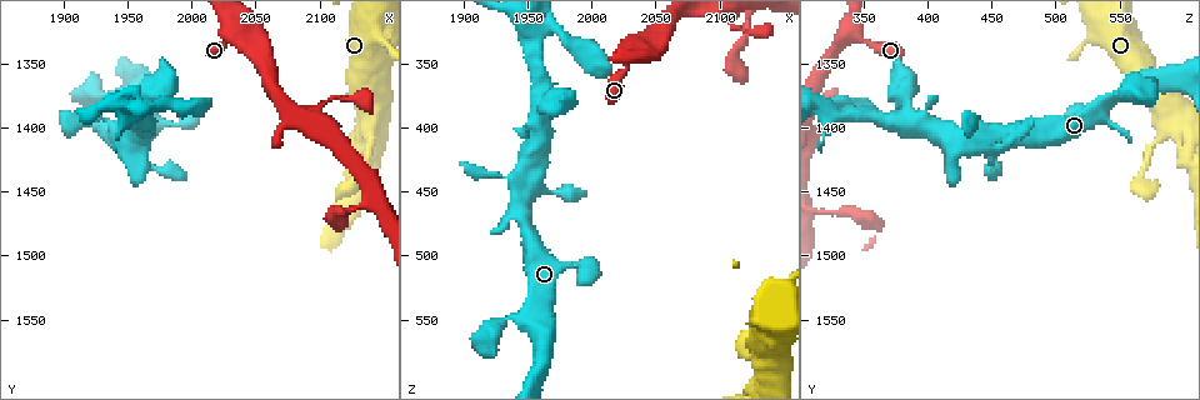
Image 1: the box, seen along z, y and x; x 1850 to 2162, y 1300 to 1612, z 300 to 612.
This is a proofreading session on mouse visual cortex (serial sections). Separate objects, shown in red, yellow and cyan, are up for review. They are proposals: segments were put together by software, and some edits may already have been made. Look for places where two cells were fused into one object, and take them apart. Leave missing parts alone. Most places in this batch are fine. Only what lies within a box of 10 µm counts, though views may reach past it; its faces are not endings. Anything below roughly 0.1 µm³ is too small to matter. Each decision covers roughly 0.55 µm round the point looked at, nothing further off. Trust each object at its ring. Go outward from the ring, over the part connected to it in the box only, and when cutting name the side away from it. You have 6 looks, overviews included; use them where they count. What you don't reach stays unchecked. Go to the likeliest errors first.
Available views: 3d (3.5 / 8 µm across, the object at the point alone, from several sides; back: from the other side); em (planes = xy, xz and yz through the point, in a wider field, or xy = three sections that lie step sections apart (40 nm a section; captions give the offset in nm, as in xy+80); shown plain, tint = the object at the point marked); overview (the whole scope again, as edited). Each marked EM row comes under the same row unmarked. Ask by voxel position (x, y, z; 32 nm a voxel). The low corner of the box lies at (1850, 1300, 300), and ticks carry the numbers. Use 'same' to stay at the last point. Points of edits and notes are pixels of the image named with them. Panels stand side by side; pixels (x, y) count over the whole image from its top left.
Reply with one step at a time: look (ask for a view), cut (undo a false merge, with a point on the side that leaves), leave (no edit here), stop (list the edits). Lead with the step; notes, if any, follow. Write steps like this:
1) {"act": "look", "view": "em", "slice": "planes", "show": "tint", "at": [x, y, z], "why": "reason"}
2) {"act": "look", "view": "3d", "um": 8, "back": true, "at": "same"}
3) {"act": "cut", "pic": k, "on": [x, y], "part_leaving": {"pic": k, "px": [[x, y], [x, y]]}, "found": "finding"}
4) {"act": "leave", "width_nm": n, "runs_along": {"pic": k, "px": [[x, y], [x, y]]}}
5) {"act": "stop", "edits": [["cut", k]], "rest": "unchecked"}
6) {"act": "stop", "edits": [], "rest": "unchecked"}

{"act": "look", "view": "3d", "um": 3.5, "at": [2030, 1324, 342], "why": "thin neck"}

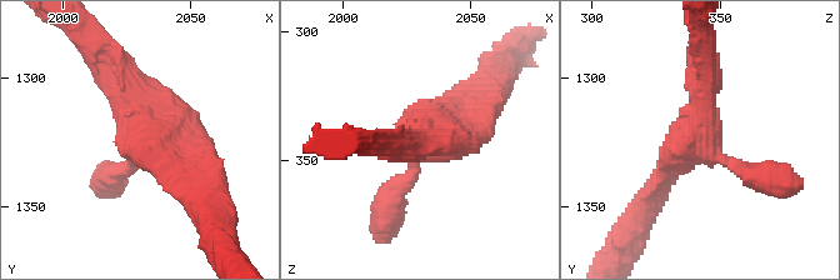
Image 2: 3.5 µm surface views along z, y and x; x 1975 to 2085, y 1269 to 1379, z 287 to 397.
{"act": "look", "view": "em", "slice": "xy", "step": 1, "show": "tint", "at": [2031, 1324, 344], "why": "shape alone is not enough"}

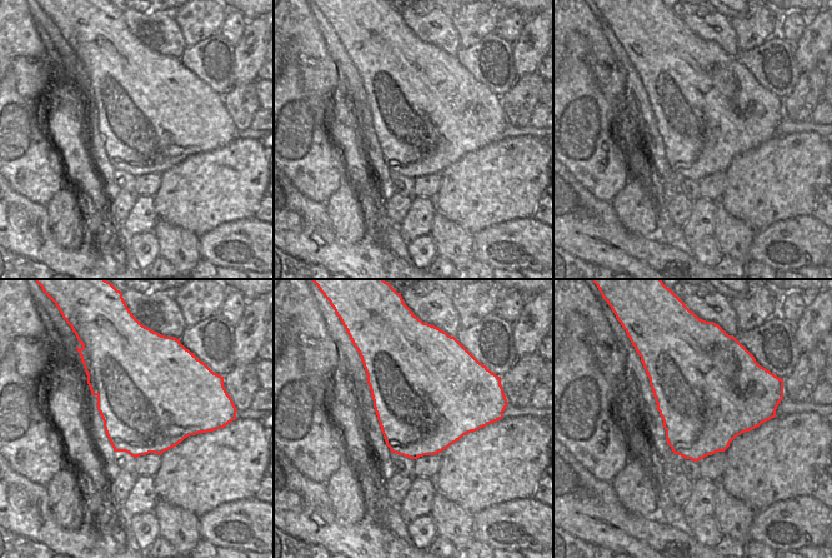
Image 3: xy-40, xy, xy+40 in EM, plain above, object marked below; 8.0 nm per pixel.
{"act": "leave", "runs_along": {"pic": 2, "px": [[390, 203], [421, 143], [475, 98]]}, "found": "all the same cell"}

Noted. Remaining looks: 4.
{"act": "look", "view": "3d", "um": 3.5, "at": [1998, 1396, 510], "why": "abrupt turn"}

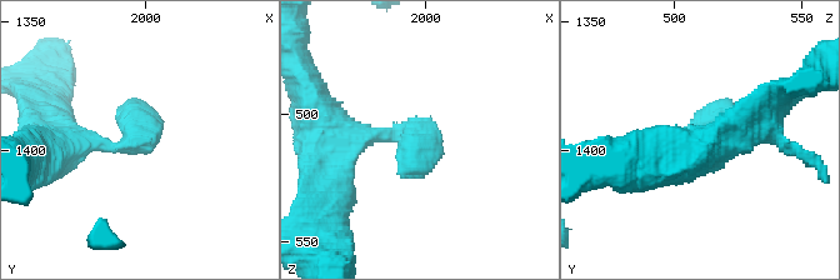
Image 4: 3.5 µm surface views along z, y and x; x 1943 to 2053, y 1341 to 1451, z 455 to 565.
{"act": "look", "view": "em", "slice": "xy", "step": 3, "show": "tint", "at": [1996, 1394, 510], "why": "shape alone is not enough"}

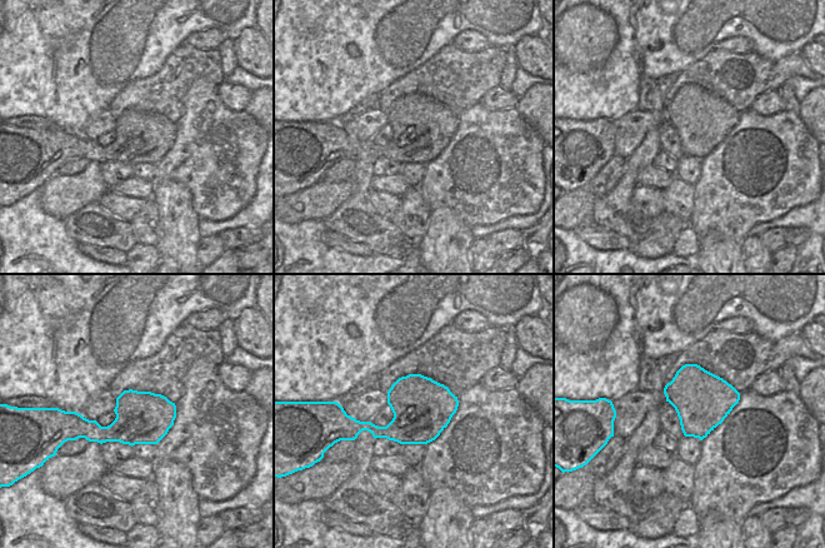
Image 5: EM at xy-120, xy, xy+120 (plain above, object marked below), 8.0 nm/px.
{"act": "leave", "runs_along": {"pic": 4, "px": [[50, 149], [128, 145], [139, 123], [120, 110]]}, "found": "one cell here"}

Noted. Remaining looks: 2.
{"act": "look", "view": "3d", "um": 8, "at": [1946, 1408, 466], "why": "calibre changes"}

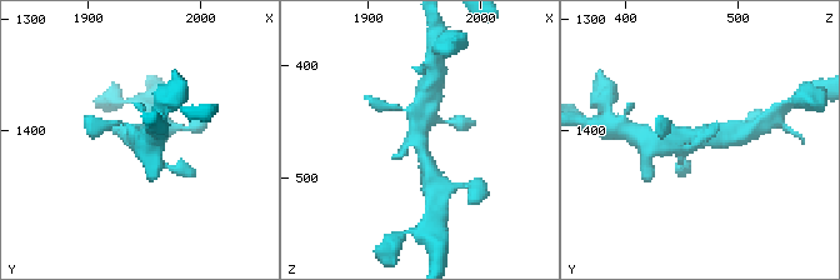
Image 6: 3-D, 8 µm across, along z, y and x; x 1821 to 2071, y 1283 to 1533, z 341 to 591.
{"act": "look", "view": "em", "slice": "xy", "step": 3, "show": "tint", "at": "same"}

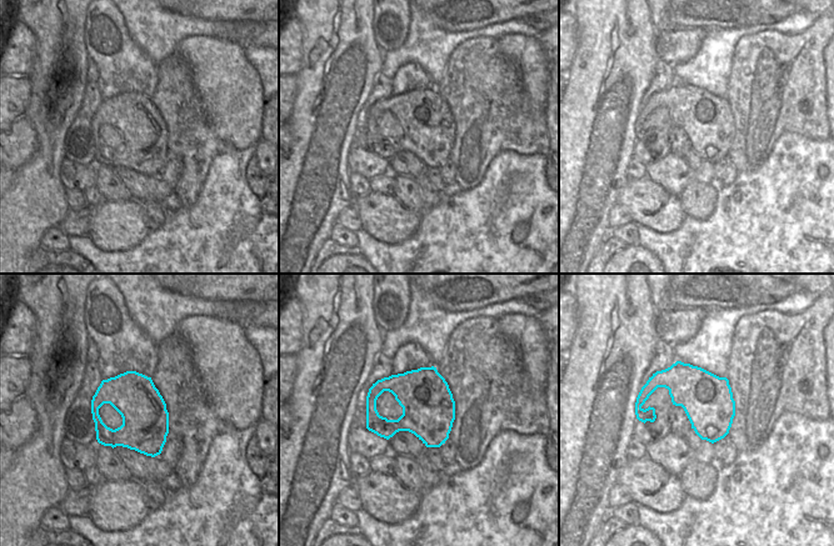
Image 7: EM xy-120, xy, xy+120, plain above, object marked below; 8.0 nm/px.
{"act": "leave", "width_nm": 420, "runs_along": {"pic": 6, "px": [[733, 135], [664, 144]]}, "found": "continuous, no second cell"}

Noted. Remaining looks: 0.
{"act": "stop", "edits": [], "rest": "unchecked"}

